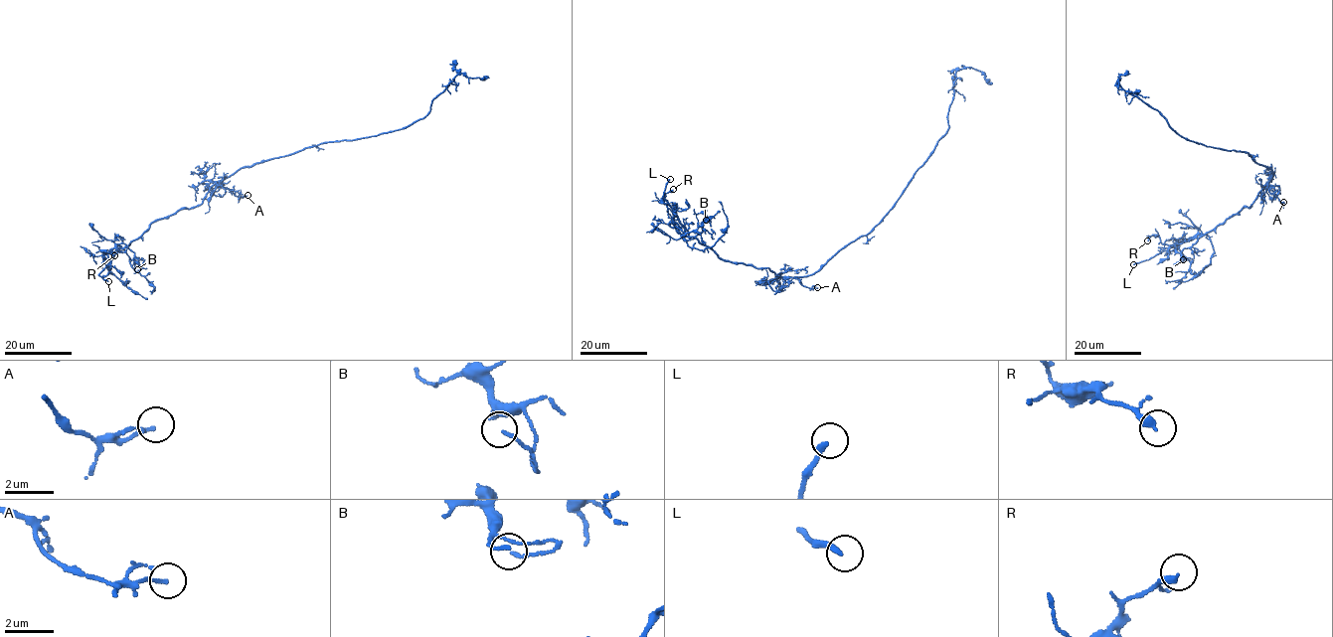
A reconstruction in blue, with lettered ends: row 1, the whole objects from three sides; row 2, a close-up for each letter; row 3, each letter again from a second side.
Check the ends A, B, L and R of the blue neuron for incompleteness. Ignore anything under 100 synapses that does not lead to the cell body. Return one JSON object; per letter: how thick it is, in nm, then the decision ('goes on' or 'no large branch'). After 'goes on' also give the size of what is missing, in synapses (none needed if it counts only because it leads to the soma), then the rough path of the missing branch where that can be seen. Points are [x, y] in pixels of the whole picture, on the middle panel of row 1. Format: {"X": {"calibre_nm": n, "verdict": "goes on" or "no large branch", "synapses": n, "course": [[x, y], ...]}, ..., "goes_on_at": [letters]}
{"A": {"calibre_nm": 140, "verdict": "no large branch"}, "B": {"calibre_nm": 110, "verdict": "no large branch"}, "L": {"calibre_nm": 200, "verdict": "goes on", "course": [[670, 179], [672, 176], [678, 182], [650, 181], [645, 185]]}, "R": {"calibre_nm": 320, "verdict": "no large branch"}, "goes_on_at": ["L"]}

